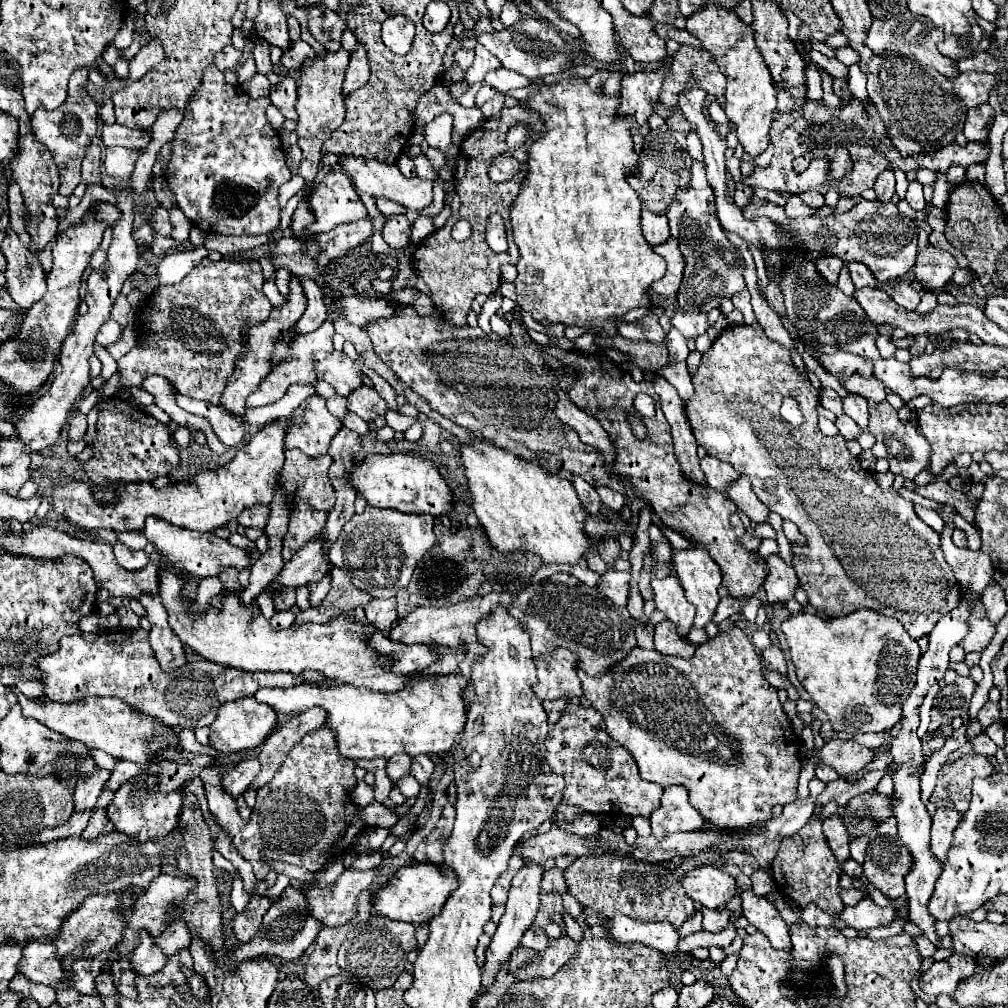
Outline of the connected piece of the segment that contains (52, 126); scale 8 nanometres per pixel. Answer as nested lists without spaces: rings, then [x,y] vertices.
[[[87,68],[76,70],[69,79],[68,94],[62,108],[48,112],[40,106],[32,114],[32,132],[44,146],[48,146],[60,170],[60,190],[58,192],[62,196],[72,196],[72,190],[80,182],[80,164],[84,160],[86,146],[92,142],[92,138],[98,132],[98,106],[86,92],[87,80]]]

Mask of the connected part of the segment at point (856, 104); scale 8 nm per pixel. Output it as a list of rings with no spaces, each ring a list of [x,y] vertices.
[[[778,92],[778,108],[772,120],[770,128],[770,140],[774,144],[774,155],[772,162],[768,166],[756,166],[754,172],[748,176],[748,186],[750,188],[764,188],[764,190],[778,190],[778,192],[790,192],[790,194],[800,194],[807,190],[816,190],[825,194],[832,186],[832,180],[826,176],[828,164],[826,160],[812,160],[806,172],[796,174],[792,172],[792,162],[808,150],[816,148],[848,148],[850,158],[854,160],[854,170],[840,181],[842,186],[842,196],[854,198],[861,195],[866,188],[874,186],[876,176],[884,170],[916,170],[916,168],[930,168],[930,170],[948,170],[952,164],[968,166],[972,162],[982,162],[988,158],[990,144],[988,142],[968,142],[966,146],[960,146],[956,142],[936,150],[936,154],[914,154],[904,158],[896,146],[890,142],[890,134],[884,128],[882,118],[878,116],[878,110],[874,104],[862,102],[856,96],[850,100],[842,100],[840,106],[830,106],[824,100],[806,100],[800,110],[794,108],[792,96],[786,92]]]

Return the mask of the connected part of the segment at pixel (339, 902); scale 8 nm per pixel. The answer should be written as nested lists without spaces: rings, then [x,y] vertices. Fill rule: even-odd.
[[[378,868],[344,870],[334,884],[314,888],[306,894],[310,914],[326,926],[342,926],[350,922],[358,910],[358,894],[368,890],[378,878]]]

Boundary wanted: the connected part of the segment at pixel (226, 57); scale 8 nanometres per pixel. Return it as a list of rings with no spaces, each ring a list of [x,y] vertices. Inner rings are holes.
[[[232,44],[230,46],[226,46],[220,54],[216,54],[216,58],[214,58],[214,64],[218,66],[218,70],[234,70],[236,68],[236,64],[240,62],[240,58],[242,58],[242,52],[240,50],[236,50]]]

